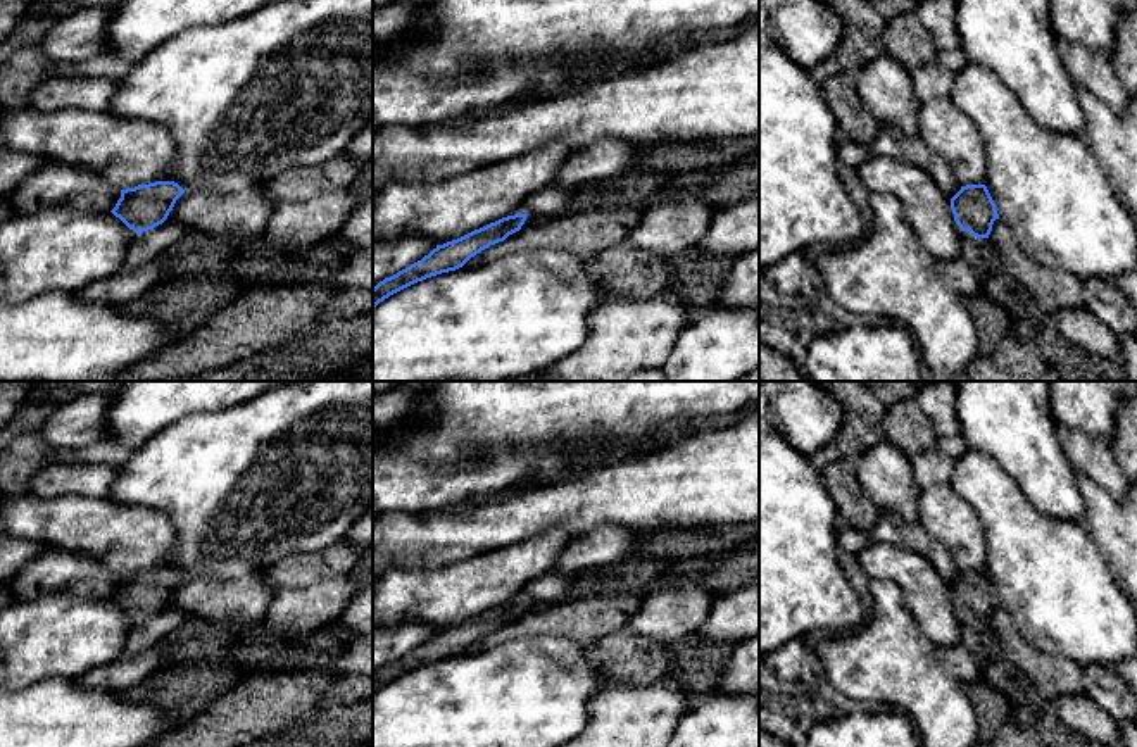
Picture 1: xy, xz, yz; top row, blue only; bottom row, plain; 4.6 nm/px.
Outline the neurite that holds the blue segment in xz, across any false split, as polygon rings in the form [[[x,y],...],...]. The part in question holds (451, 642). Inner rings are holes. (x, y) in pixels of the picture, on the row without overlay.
[[[521,599],[507,602],[480,616],[474,616],[457,626],[437,631],[421,647],[380,668],[373,675],[373,695],[390,681],[418,668],[462,654],[471,643],[474,643],[481,637],[499,628],[504,628],[509,621],[519,618],[526,607],[526,602],[528,600]]]

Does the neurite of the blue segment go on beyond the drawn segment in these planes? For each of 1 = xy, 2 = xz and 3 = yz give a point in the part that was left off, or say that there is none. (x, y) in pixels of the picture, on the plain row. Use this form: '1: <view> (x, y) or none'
1: none
2: none
3: none

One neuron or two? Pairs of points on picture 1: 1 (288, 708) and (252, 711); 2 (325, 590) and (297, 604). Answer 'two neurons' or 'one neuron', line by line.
1: one neuron
2: one neuron

